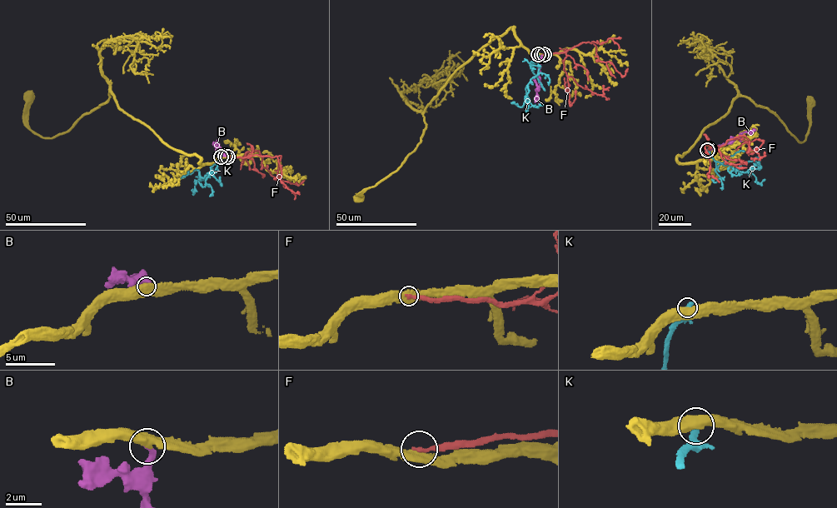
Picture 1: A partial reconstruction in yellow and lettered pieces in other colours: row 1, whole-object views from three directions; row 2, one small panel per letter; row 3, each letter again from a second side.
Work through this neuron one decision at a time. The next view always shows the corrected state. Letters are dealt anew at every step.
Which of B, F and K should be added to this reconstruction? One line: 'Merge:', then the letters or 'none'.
Merge: B

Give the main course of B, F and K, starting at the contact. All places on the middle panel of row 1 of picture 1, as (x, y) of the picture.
B: (541, 55), (536, 92), (540, 105)
F: (544, 54), (565, 52), (583, 42), (589, 42), (595, 46), (600, 62), (610, 62), (623, 76), (628, 68)
K: (537, 54), (538, 73), (527, 85), (527, 96), (535, 107), (541, 105), (540, 102)

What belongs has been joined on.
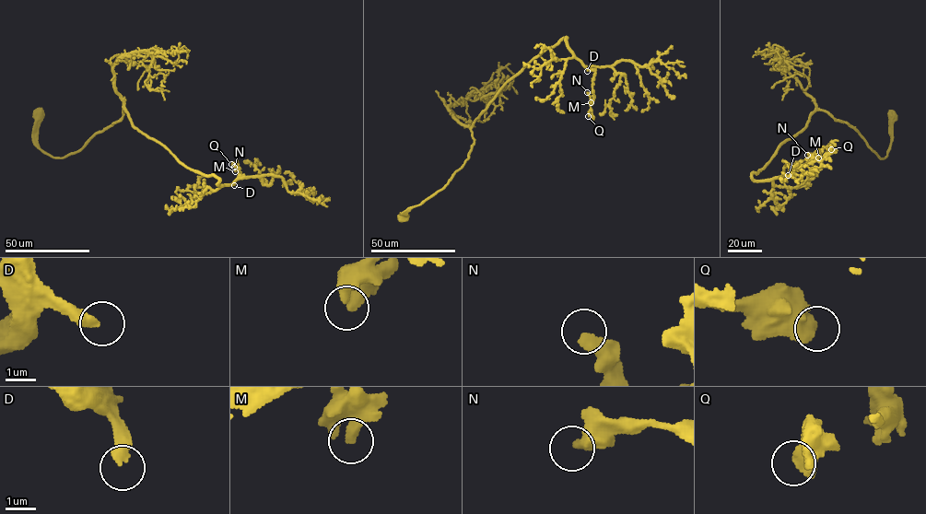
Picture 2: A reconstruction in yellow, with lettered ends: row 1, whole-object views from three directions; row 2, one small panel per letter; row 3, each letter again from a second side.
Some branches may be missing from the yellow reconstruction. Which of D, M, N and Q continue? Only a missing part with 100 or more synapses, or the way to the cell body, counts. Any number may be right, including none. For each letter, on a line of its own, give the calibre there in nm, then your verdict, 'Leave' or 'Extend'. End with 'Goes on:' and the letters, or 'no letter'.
D: Thickness 360 nm. Extend
M: Thickness 460 nm. Leave
N: Thickness 460 nm. Leave
Q: Thickness 500 nm. Leave
Goes on: D

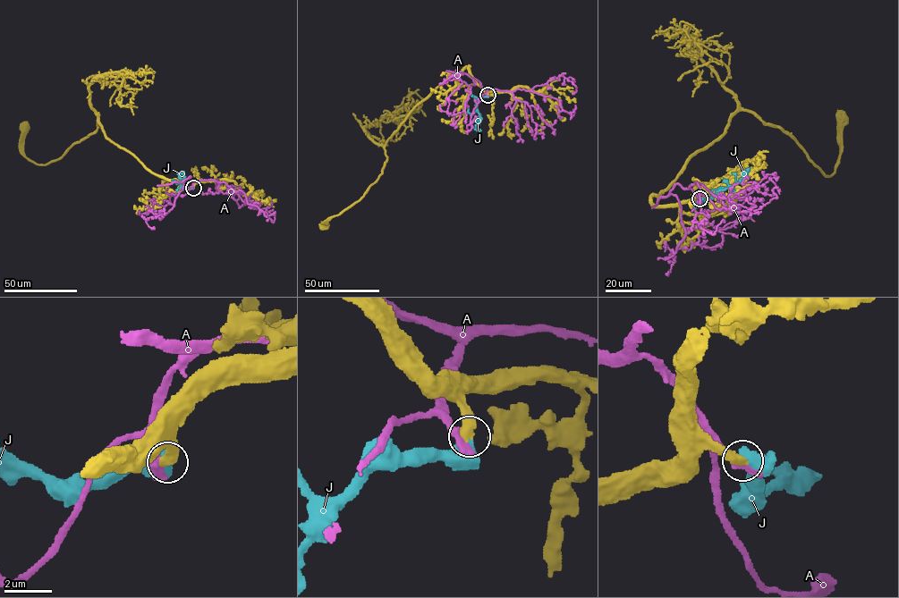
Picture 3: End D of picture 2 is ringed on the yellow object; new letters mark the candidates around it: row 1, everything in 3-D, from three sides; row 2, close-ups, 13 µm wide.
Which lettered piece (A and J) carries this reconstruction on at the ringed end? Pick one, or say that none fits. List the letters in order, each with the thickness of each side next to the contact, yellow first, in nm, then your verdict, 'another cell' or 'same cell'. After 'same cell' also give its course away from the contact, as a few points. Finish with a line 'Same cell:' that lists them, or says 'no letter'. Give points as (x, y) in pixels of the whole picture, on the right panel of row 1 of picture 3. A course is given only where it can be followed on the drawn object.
A: 440 nm thick on the yellow side, 440 nm on the other; another cell
J: 440 nm thick on the yellow side, 700 nm on the other; same cell; it runs (699, 198), (706, 201), (731, 187), (749, 168)
Same cell: J

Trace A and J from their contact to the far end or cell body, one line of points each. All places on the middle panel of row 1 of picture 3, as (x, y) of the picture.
A: (487, 95), (488, 88), (530, 90), (562, 75), (576, 88), (572, 94)
J: (487, 95), (482, 96), (477, 105), (480, 121), (476, 127), (480, 130)

